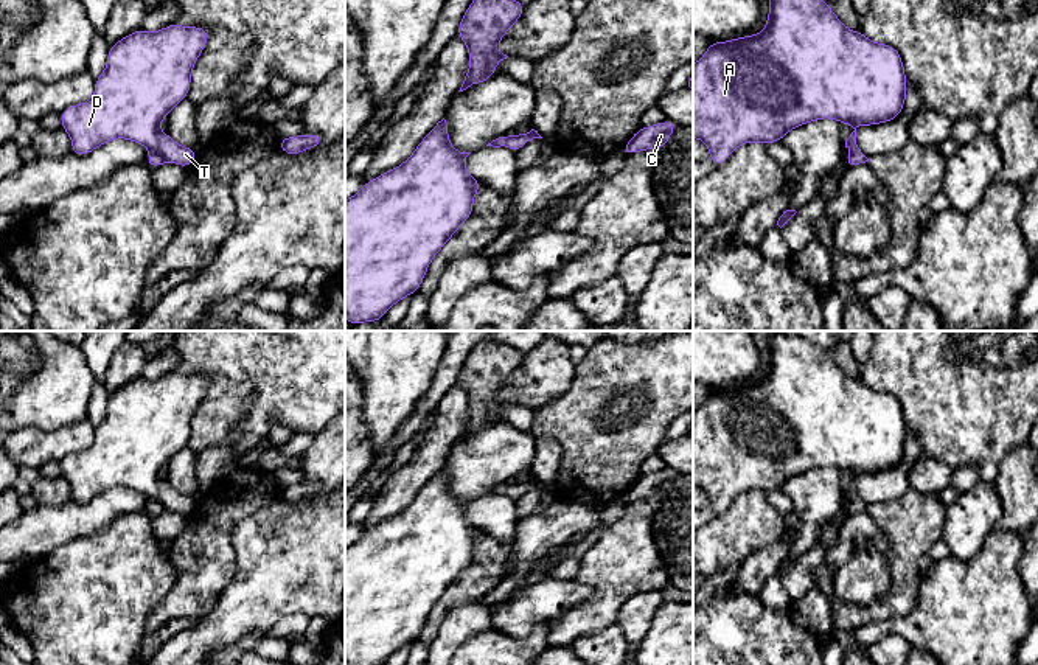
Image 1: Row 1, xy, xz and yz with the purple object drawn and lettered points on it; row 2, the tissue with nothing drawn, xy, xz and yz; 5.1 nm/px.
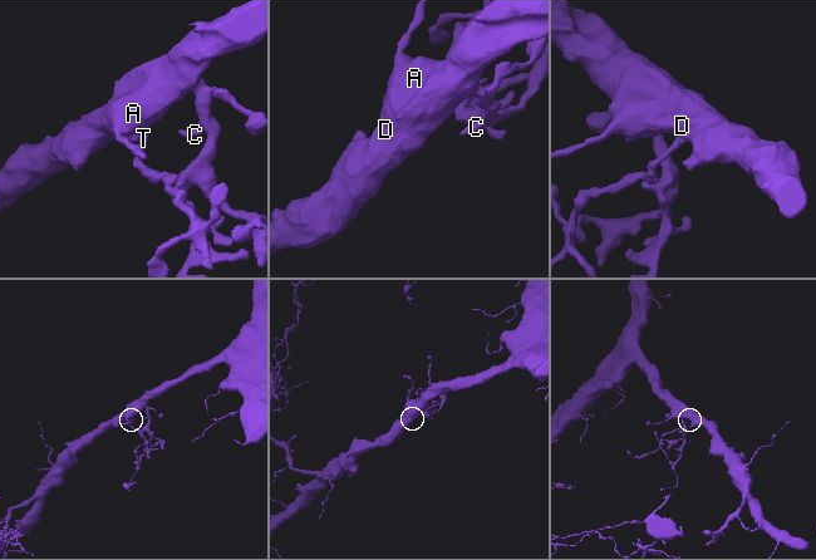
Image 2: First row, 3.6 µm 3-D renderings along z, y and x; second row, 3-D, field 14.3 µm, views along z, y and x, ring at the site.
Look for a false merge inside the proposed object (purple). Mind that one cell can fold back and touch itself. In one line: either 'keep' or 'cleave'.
keep

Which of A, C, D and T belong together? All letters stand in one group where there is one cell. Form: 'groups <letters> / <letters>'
groups A C D T

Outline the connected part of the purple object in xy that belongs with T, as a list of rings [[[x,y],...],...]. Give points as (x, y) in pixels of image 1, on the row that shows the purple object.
[[[171,23],[155,33],[140,28],[110,45],[107,65],[95,79],[93,96],[59,113],[62,129],[71,138],[71,154],[87,155],[104,143],[126,138],[149,149],[151,171],[166,162],[190,168],[197,151],[180,146],[158,127],[162,120],[188,98],[191,73],[208,37],[210,31],[205,28]]]

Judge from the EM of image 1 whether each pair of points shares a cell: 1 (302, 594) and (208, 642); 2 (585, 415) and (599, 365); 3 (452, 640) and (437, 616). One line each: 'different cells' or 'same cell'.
1: same cell
2: same cell
3: different cells

